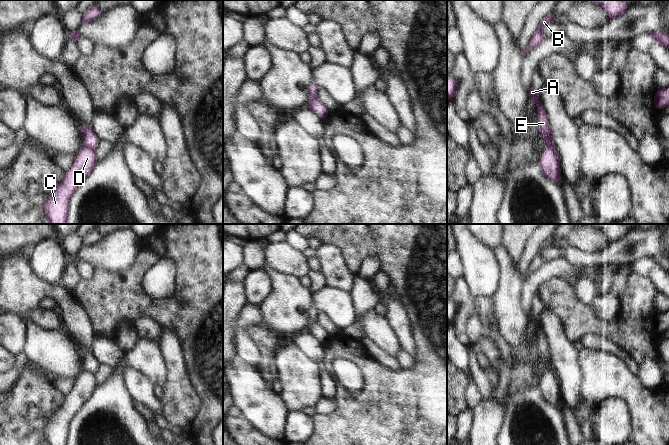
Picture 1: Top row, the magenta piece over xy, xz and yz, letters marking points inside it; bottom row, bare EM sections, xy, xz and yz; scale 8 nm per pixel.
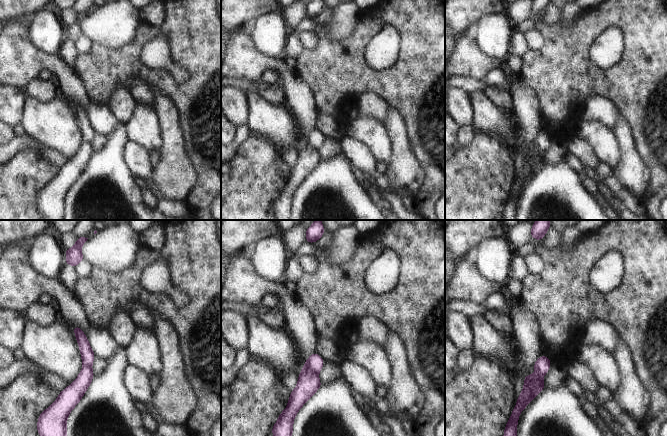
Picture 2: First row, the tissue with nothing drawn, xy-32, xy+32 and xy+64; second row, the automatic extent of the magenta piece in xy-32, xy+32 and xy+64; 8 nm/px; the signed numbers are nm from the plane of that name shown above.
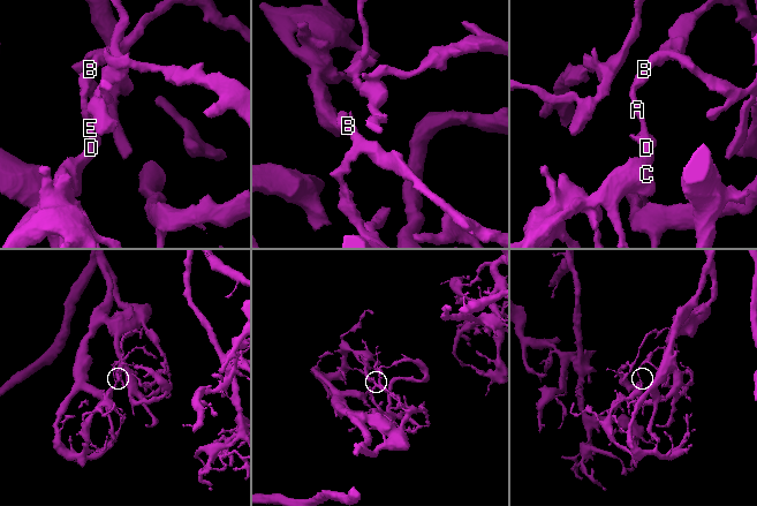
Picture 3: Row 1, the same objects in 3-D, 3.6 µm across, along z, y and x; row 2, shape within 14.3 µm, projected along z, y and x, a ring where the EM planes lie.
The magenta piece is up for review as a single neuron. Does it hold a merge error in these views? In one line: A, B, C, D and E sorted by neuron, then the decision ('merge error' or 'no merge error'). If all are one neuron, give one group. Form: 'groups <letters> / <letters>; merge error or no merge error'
groups A B E / C D; merge error

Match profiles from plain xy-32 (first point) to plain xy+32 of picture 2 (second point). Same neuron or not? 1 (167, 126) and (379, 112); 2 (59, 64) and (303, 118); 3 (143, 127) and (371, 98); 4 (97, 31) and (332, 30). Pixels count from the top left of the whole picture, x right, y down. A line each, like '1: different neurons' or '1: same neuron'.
1: different neurons
2: same neuron
3: different neurons
4: same neuron

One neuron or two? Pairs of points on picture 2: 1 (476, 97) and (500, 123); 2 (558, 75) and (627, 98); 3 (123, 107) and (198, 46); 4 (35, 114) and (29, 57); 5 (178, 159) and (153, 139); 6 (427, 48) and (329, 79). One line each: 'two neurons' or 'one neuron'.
1: one neuron
2: one neuron
3: two neurons
4: two neurons
5: two neurons
6: one neuron

